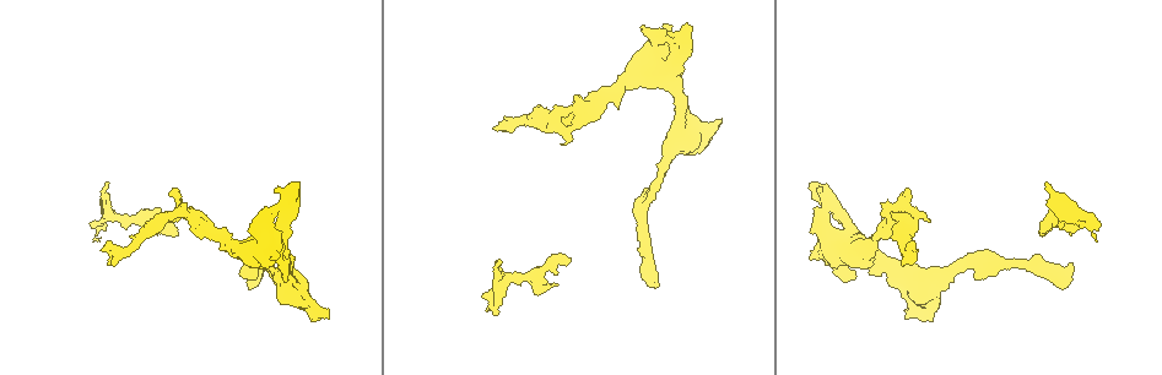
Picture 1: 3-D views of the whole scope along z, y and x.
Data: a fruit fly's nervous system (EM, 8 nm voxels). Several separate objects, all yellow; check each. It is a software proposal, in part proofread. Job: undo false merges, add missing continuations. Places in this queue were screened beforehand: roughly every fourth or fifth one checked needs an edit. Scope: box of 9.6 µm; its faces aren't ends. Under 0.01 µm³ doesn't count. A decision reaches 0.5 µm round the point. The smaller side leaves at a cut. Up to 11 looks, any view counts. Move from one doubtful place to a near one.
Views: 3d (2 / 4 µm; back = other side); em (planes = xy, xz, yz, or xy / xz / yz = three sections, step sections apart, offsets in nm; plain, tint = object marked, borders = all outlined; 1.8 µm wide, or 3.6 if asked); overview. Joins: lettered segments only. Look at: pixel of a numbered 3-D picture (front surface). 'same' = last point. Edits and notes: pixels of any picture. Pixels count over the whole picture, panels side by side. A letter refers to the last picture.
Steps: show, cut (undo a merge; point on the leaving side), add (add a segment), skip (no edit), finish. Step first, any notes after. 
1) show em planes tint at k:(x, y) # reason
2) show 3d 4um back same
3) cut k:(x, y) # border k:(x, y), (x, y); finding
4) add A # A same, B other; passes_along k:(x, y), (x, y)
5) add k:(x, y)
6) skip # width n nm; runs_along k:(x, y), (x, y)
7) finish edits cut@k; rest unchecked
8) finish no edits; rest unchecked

show 3d 2um at 1:(944, 287) # free end

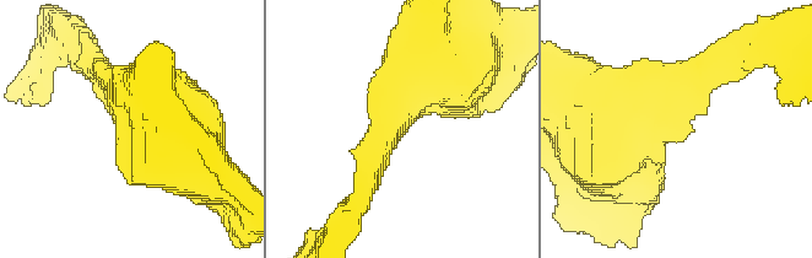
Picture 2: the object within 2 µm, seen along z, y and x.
show em xz step 8 borders at 2:(686, 138)

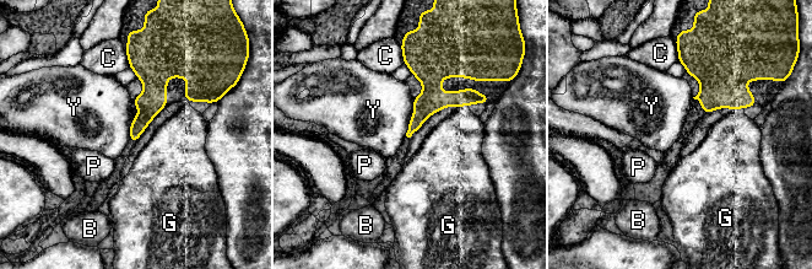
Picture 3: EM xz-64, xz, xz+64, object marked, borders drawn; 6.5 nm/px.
show em planes borders same

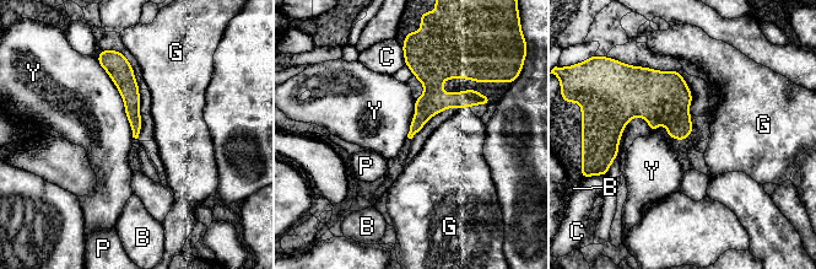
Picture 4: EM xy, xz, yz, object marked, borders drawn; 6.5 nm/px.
skip # B other, C other, G other, P other, Y other; runs_along 4:(123, 64), (135, 134); no lettered segment goes on from it

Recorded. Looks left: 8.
show em 3.6um xy step 8 borders at 1:(809, 259) # branch stops here

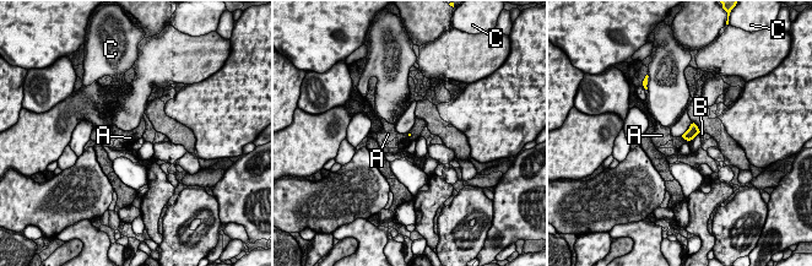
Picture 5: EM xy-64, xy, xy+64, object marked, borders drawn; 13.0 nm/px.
show em 3.6um yz step 4 borders same

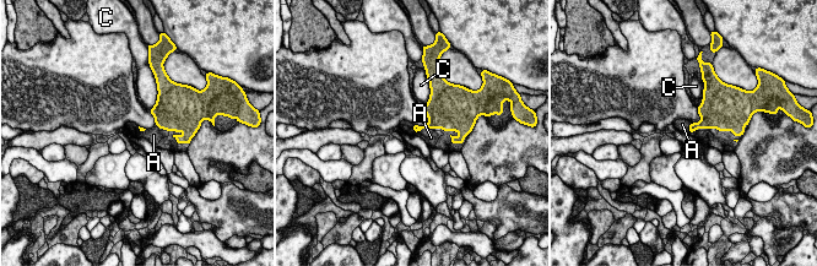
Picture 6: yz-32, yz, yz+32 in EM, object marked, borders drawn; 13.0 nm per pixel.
add A # A same, C other; the cell continues

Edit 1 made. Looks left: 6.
show 3d 2um at 1:(495, 128) # an open end

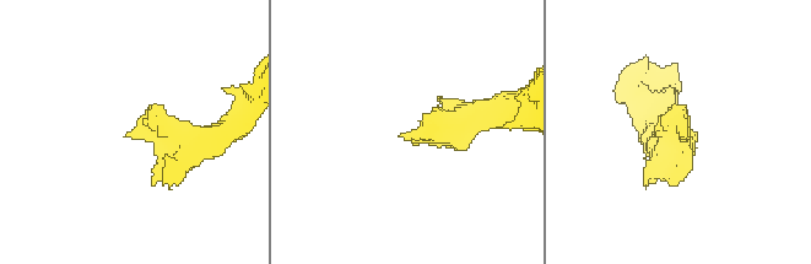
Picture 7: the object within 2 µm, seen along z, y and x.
show em planes borders at 7:(682, 132) # shape alone is not enough

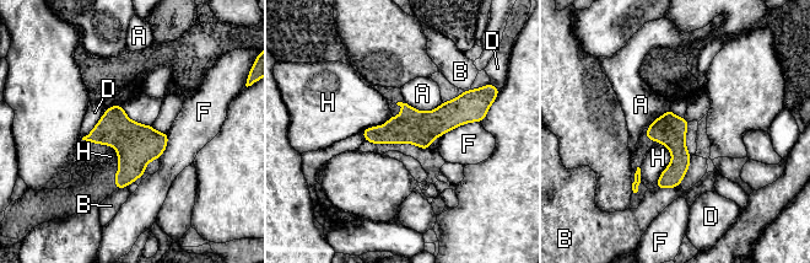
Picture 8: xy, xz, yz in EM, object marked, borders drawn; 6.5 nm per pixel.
skip # width 200 nm; A other, B other, D other, F other, H other; none of them fits

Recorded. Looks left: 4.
show 3d 4um at 1:(498, 264) # free end

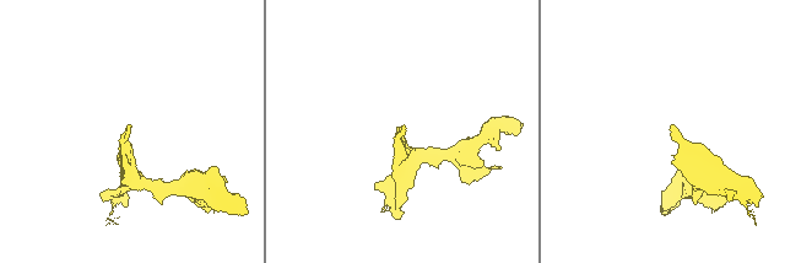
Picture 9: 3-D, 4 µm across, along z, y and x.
show em planes tint at 9:(673, 126) # now the EM

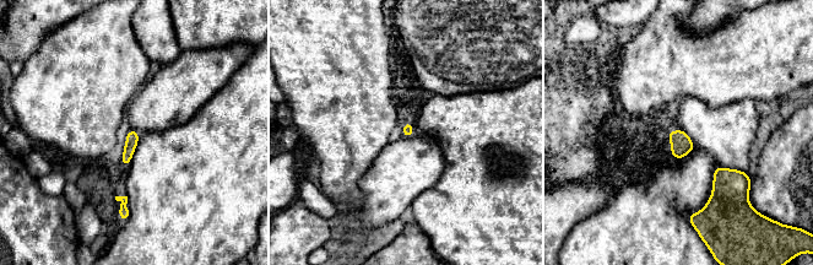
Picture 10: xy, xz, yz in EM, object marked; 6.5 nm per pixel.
show em planes borders same

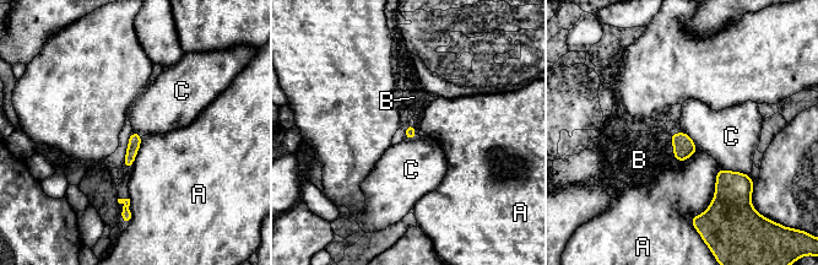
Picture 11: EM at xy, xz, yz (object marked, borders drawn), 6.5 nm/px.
add B # A other, B same, C other; passes_along 11:(684, 147), (673, 145), (639, 160); the cell continues

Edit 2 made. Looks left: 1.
finish edits add@6, add@11; rest unchecked

